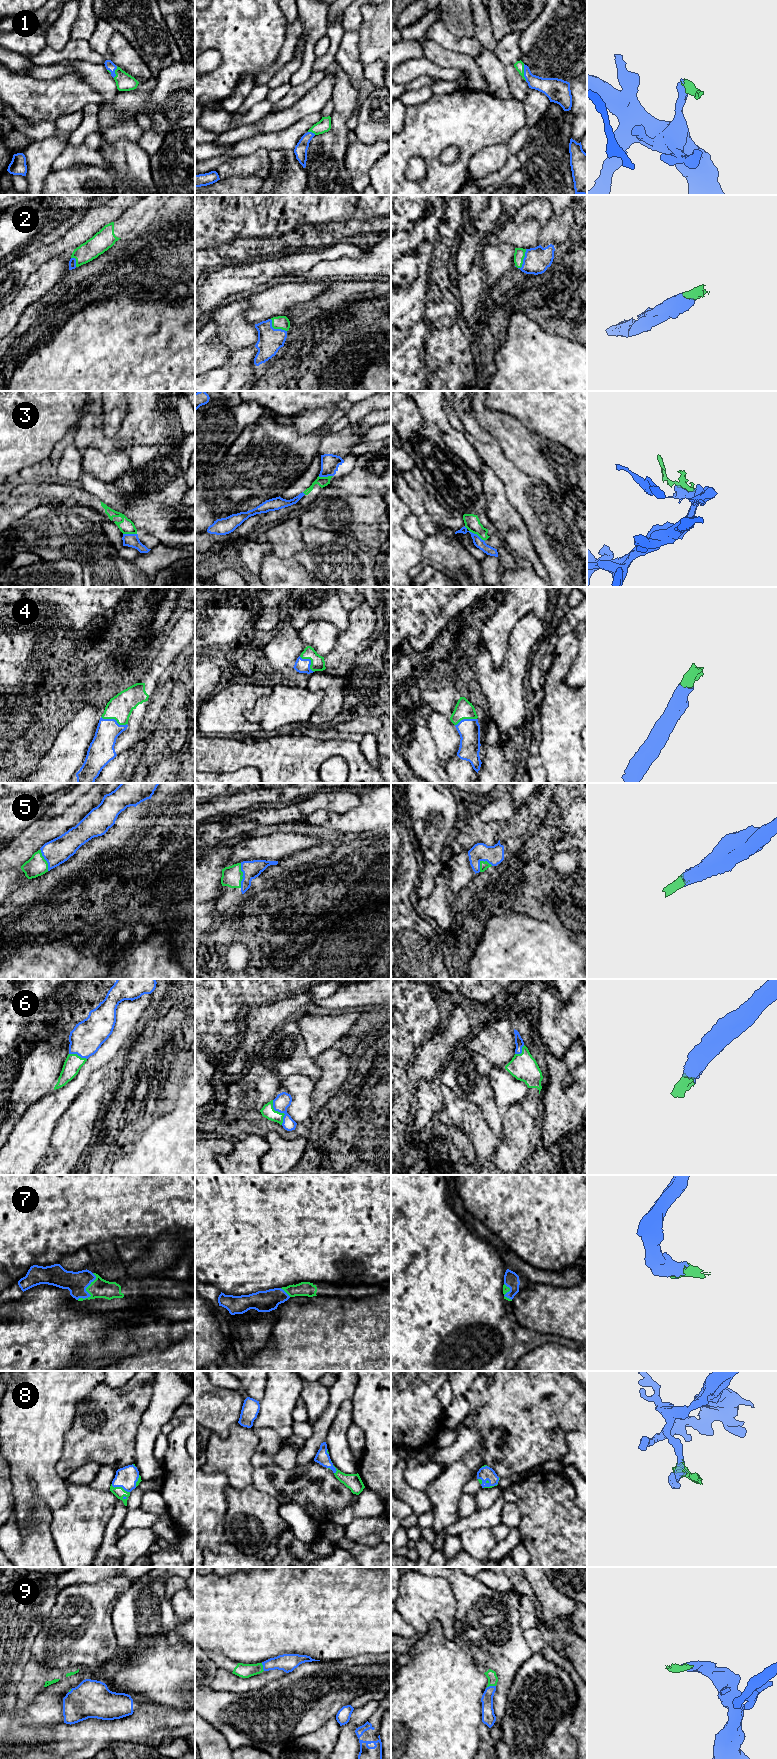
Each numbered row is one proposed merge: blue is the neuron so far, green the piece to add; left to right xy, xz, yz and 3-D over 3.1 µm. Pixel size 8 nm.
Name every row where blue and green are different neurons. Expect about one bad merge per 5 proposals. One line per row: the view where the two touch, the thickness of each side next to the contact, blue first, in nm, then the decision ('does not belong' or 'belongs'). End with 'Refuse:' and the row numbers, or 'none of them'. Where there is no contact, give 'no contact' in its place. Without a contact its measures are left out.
1: yz | 160/80 nm | belongs
2: xz | 200/110 nm | belongs
3: yz | 80/120 nm | does not belong
4: xy | 190/200 nm | belongs
5: xz | 140/160 nm | belongs
6: xz | 130/100 nm | belongs
7: xy | 180/160 nm | belongs
8: xy | 170/90 nm | belongs
9: yz | 110/80 nm | belongs
Refuse: 3

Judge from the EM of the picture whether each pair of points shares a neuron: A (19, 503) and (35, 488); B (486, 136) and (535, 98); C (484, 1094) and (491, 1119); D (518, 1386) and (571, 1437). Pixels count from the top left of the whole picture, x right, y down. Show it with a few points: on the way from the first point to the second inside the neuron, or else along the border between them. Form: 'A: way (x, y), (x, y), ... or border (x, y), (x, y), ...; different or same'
A: border (10, 494), (19, 496), (27, 491), (52, 499); different
B: border (521, 101), (524, 107), (526, 123); different
C: way (485, 1100), (491, 1113); same
D: border (576, 1430), (566, 1434), (567, 1451), (562, 1456); different

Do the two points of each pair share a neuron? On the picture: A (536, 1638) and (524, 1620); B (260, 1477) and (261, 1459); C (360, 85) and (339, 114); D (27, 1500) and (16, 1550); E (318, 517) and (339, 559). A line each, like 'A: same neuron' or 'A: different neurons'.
A: different neurons
B: same neuron
C: different neurons
D: different neurons
E: different neurons

